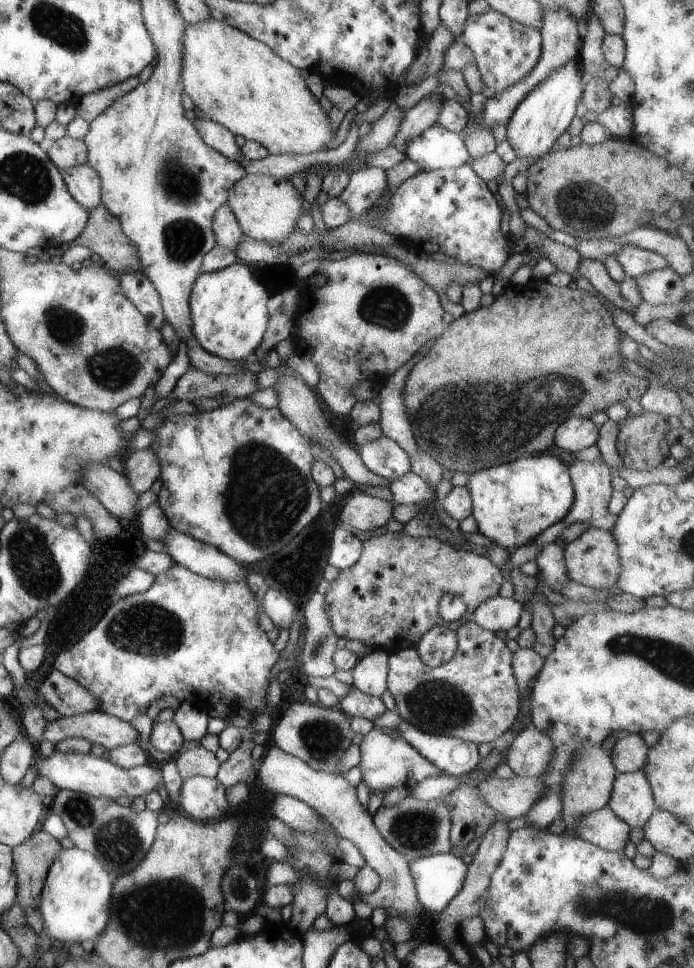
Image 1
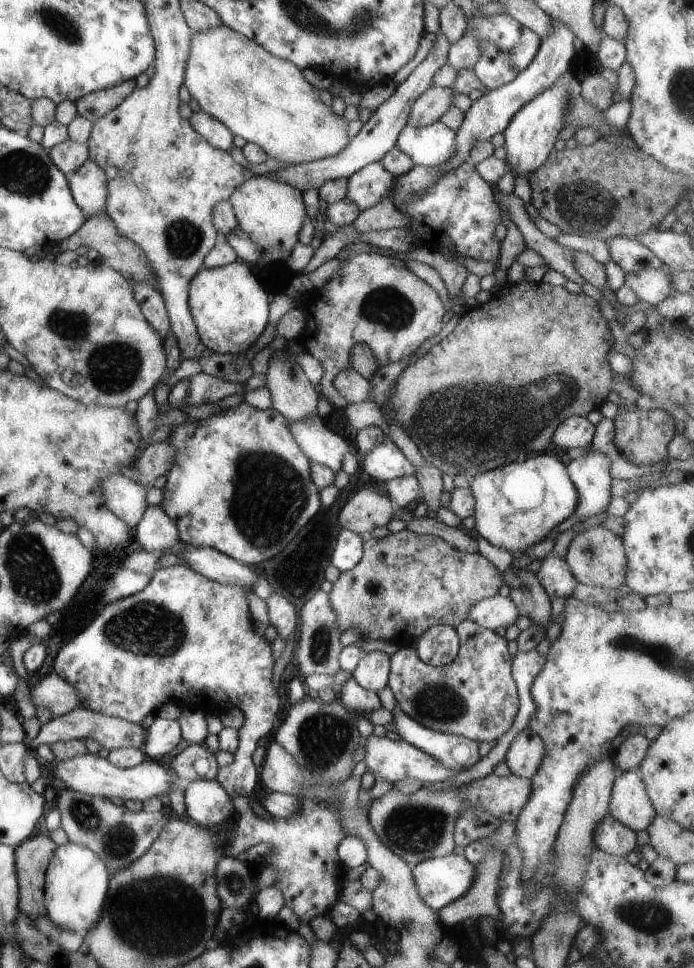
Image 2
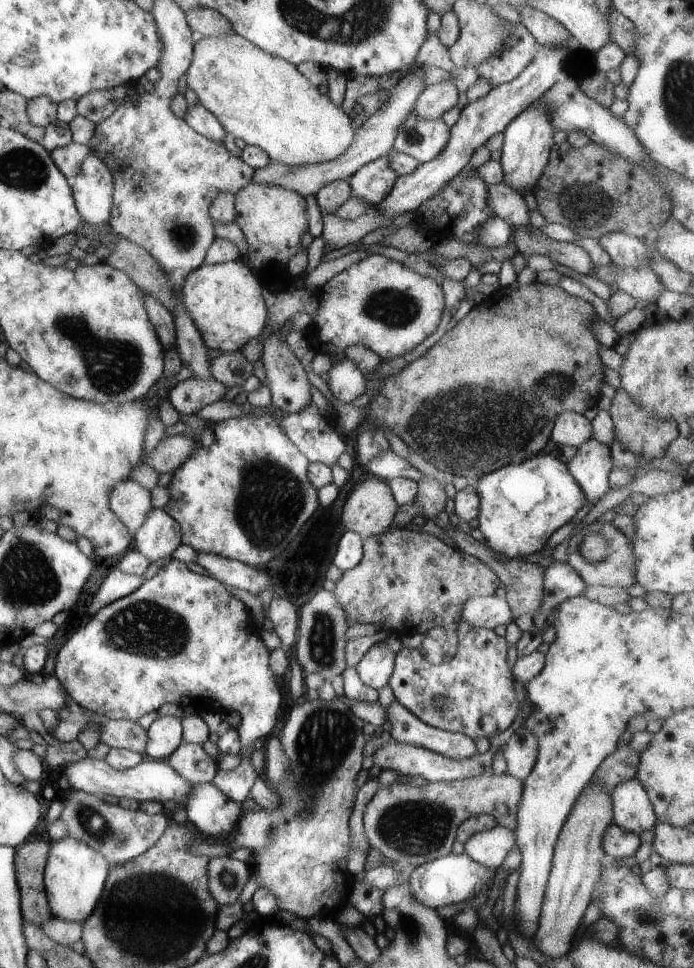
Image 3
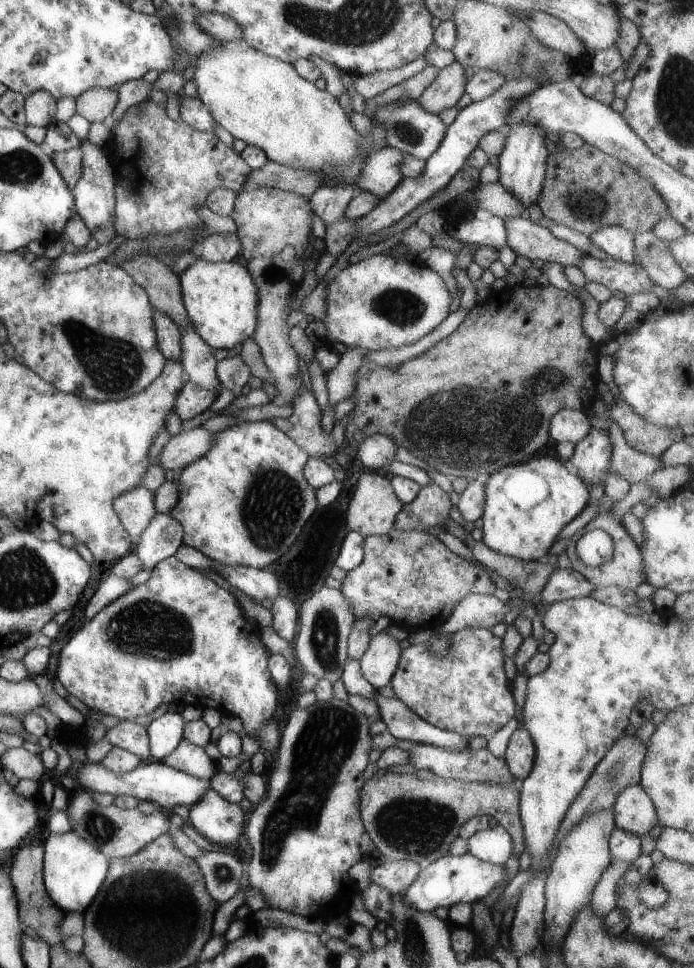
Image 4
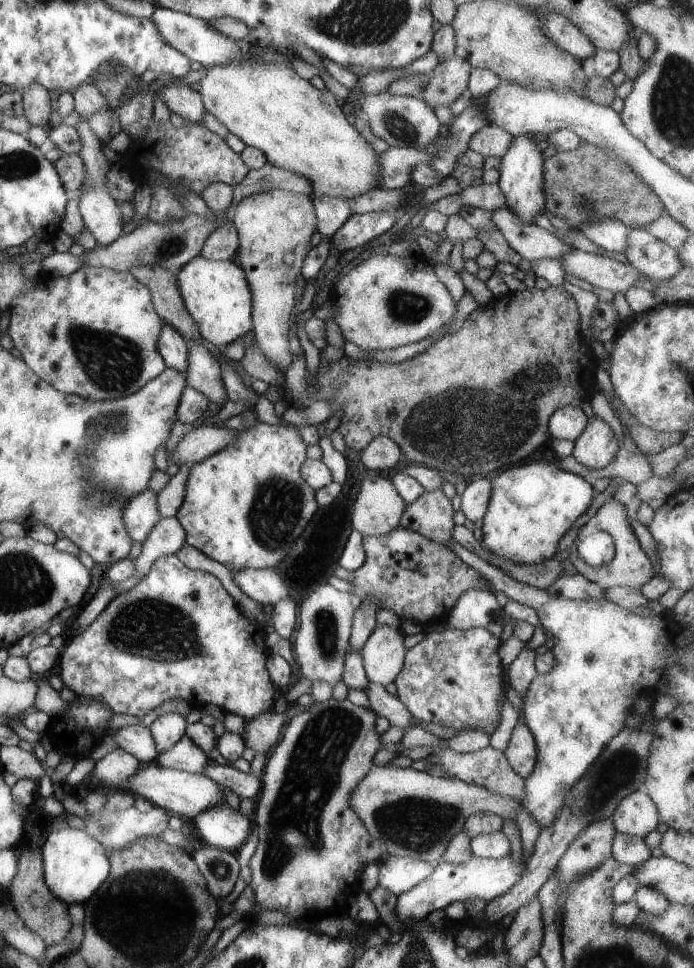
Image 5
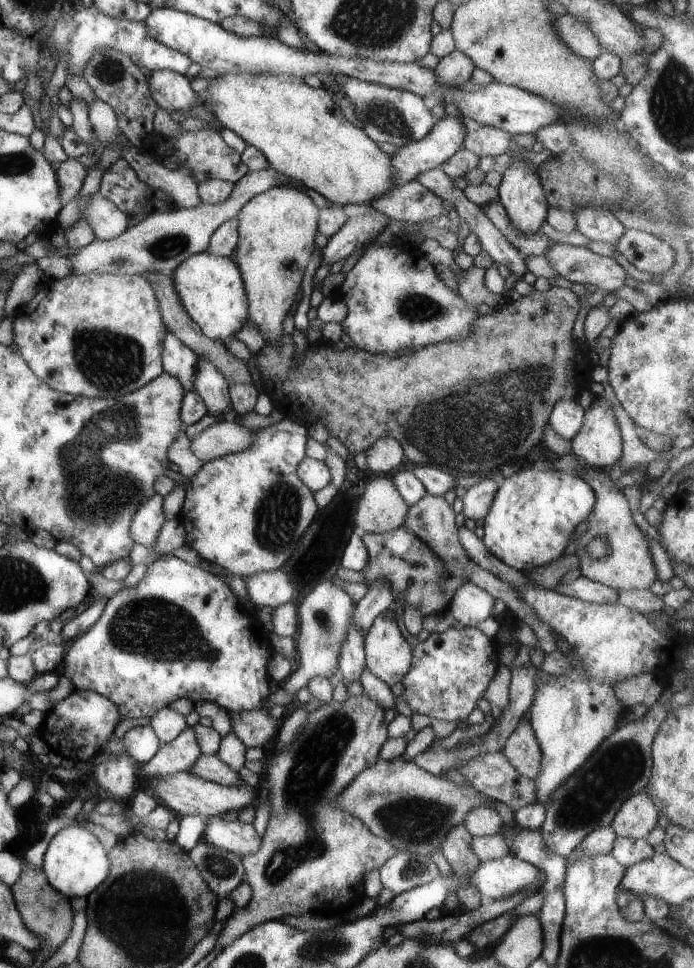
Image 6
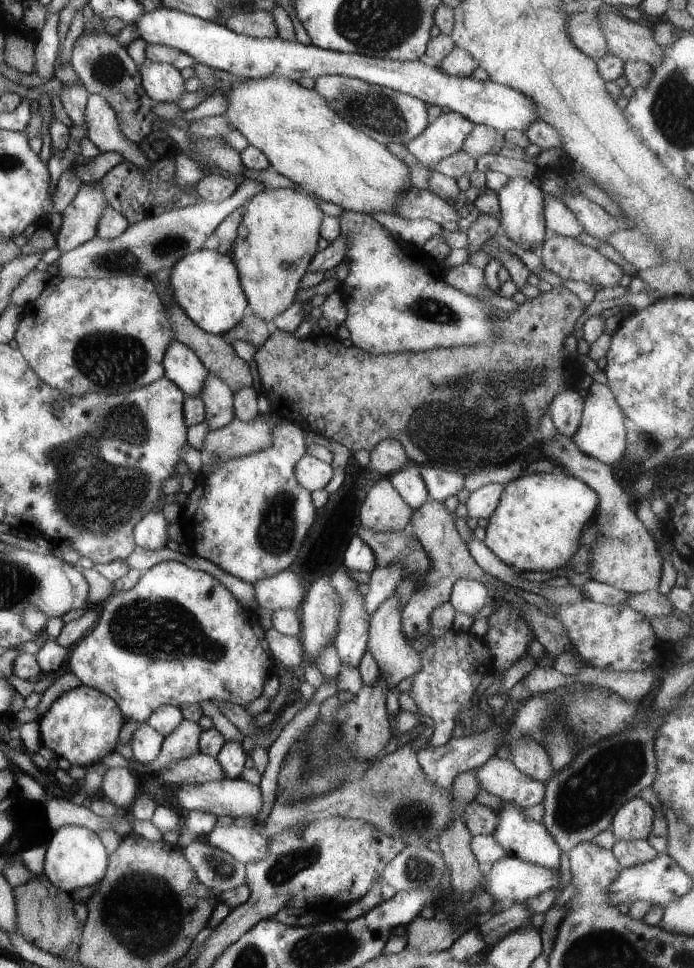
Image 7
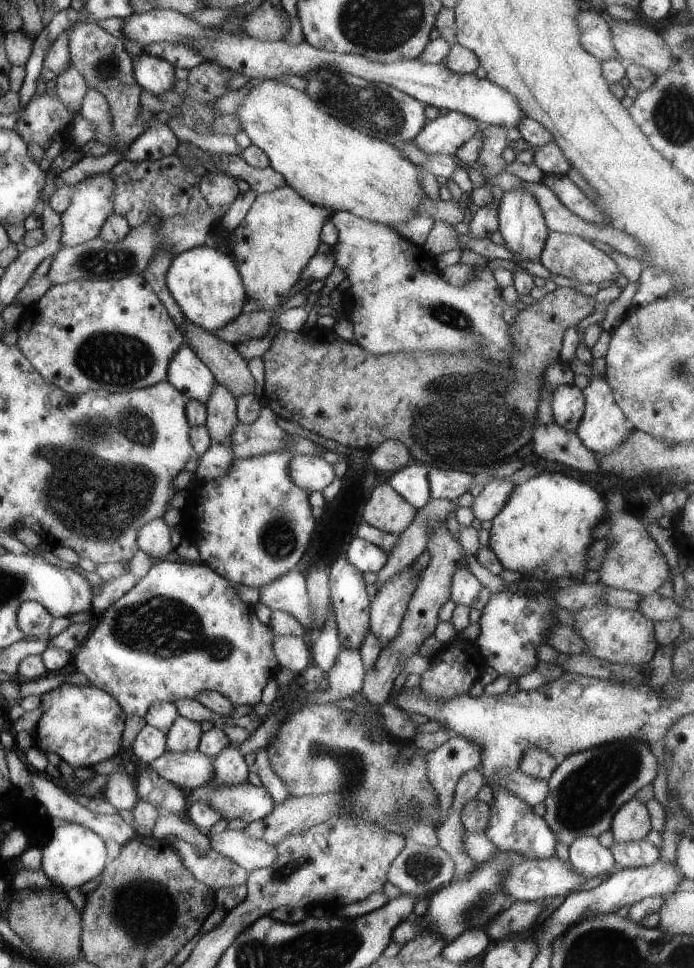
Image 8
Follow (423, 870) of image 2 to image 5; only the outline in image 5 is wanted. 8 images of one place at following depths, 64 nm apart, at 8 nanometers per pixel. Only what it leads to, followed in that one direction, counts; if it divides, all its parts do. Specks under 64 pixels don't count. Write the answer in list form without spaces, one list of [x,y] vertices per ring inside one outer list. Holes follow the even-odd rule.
[[[509,856],[501,860],[489,860],[471,857],[462,863],[454,863],[442,859],[433,872],[410,891],[398,896],[396,913],[398,920],[422,920],[432,912],[445,910],[453,902],[466,903],[472,898],[480,898],[491,902],[500,897],[518,881],[522,875],[524,862],[518,863]]]

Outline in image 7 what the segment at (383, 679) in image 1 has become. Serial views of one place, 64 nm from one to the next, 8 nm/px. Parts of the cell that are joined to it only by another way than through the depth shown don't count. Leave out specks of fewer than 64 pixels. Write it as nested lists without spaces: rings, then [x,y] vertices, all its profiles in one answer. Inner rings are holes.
[[[394,590],[394,594],[390,594],[388,600],[384,600],[384,604],[380,604],[380,608],[376,608],[374,614],[370,614],[369,618],[367,650],[376,660],[379,672],[386,676],[386,682],[388,682],[390,689],[420,670],[420,654],[412,649],[410,643],[402,634],[401,612],[402,607],[399,605],[398,594]]]

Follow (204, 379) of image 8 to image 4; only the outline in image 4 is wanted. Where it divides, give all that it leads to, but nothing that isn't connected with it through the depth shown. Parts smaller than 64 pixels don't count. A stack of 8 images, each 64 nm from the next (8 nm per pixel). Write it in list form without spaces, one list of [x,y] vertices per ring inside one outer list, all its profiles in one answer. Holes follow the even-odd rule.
[[[153,308],[153,322],[157,333],[158,349],[168,360],[180,361],[180,328],[162,311]]]

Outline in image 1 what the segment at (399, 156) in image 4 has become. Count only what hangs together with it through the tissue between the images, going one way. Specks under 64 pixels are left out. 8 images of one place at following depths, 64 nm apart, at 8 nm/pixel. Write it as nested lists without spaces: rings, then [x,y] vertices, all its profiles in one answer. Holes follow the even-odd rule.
[[[366,165],[364,169],[351,174],[346,189],[337,198],[349,207],[352,220],[358,220],[382,198],[386,188],[385,171]]]

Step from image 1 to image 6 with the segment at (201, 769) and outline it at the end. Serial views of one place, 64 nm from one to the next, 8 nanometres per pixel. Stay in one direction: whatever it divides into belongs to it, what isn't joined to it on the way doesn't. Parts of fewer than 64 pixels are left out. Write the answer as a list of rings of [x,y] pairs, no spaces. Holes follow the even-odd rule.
[[[191,726],[173,741],[161,746],[158,753],[145,764],[135,764],[137,777],[166,775],[181,771],[190,771],[204,754],[198,747]]]

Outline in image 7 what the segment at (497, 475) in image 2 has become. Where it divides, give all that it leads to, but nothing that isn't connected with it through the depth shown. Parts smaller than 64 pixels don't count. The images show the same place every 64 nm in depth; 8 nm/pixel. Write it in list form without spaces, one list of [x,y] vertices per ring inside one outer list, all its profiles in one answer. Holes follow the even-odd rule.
[[[561,471],[526,474],[504,485],[498,508],[488,519],[484,544],[514,572],[568,568],[585,526],[598,510],[598,494],[583,480]]]

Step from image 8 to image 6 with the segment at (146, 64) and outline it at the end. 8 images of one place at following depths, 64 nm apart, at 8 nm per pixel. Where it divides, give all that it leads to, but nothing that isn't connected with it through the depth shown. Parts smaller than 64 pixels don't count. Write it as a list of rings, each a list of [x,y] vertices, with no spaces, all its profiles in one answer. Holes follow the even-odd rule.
[[[168,70],[151,72],[151,76],[148,77],[148,85],[150,88],[150,93],[155,99],[155,102],[162,109],[166,110],[168,113],[184,112],[190,110],[197,106],[198,96],[191,88],[191,77],[187,75],[180,75],[174,72],[169,72]]]

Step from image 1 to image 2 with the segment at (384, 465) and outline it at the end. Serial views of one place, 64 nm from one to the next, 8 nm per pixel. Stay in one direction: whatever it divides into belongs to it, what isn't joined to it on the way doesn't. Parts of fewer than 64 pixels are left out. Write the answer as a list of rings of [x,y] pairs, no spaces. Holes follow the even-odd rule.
[[[387,437],[380,445],[360,455],[360,458],[366,474],[375,478],[379,484],[386,484],[396,478],[415,476],[415,467]]]

